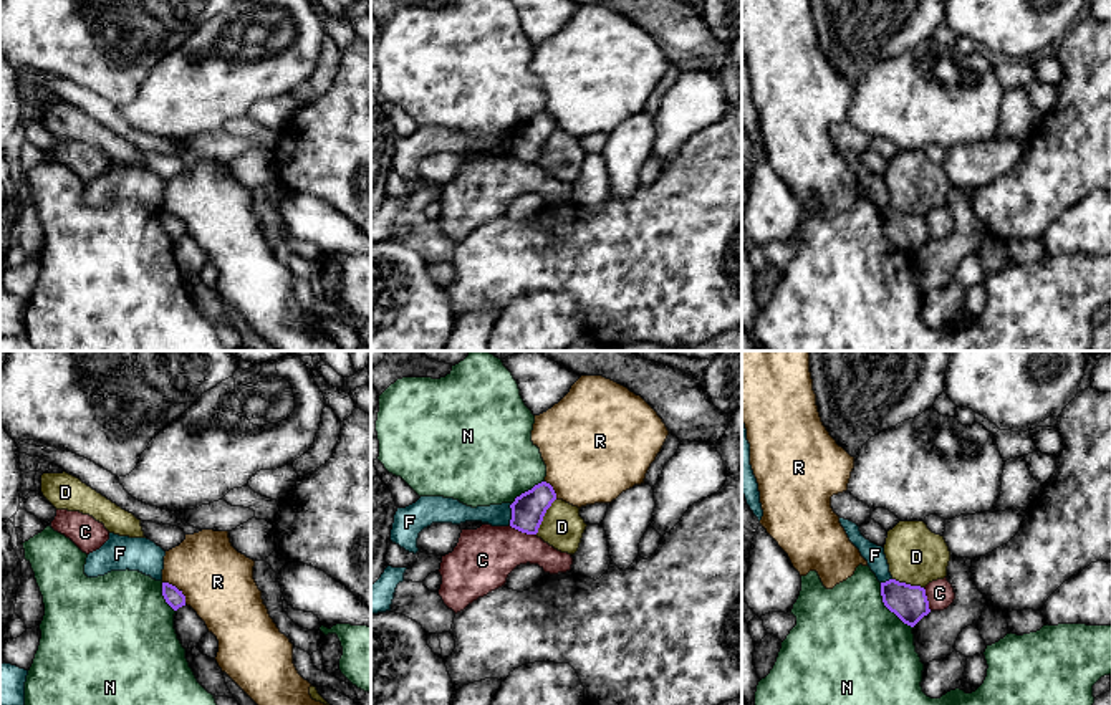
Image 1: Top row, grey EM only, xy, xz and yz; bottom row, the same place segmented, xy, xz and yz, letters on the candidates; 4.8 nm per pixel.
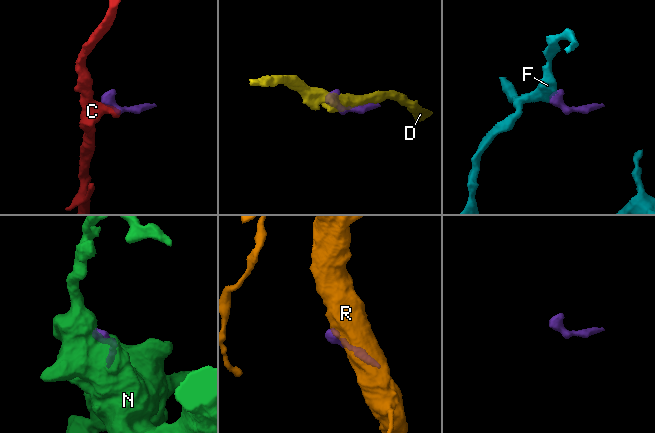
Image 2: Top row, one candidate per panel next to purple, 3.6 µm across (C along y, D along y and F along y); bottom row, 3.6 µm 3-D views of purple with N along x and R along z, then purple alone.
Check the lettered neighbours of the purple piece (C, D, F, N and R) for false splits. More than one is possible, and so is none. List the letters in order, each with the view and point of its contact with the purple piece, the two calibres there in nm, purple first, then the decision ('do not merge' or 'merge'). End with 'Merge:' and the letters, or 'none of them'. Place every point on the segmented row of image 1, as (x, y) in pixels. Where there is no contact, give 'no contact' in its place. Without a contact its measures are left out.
C: xz (522, 532) | 160/300 nm | do not merge
D: xz (543, 515) | 160/200 nm | do not merge
F: xz (512, 513) | 160/110 nm | do not merge
N: yz (888, 608) | 180/500 nm | do not merge
R: xy (177, 589) | 90/360 nm | do not merge
Merge: none of them

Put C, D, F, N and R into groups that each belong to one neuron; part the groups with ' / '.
C / D / F / N / R

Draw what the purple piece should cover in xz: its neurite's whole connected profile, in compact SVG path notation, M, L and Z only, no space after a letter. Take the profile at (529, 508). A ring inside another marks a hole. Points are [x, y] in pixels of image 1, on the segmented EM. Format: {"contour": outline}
{"contour": "M550 483L535 485L510 505L510 526L527 535L536 535L546 510L555 500L556 493Z"}

